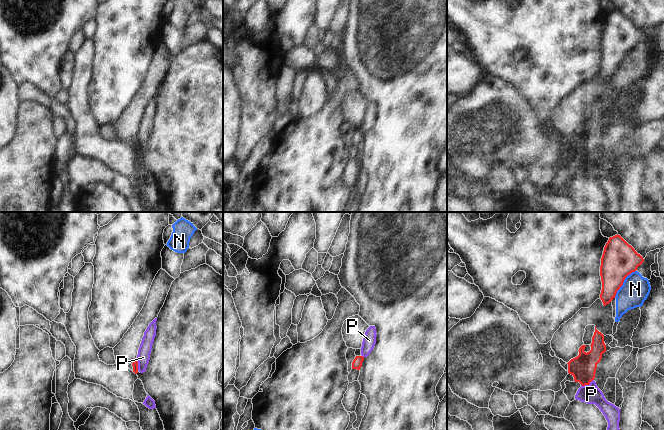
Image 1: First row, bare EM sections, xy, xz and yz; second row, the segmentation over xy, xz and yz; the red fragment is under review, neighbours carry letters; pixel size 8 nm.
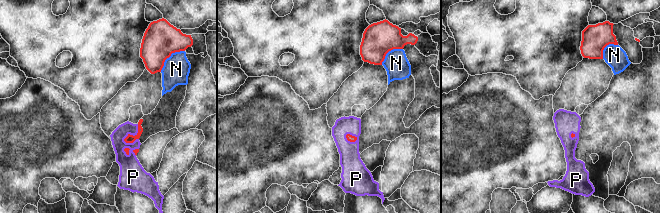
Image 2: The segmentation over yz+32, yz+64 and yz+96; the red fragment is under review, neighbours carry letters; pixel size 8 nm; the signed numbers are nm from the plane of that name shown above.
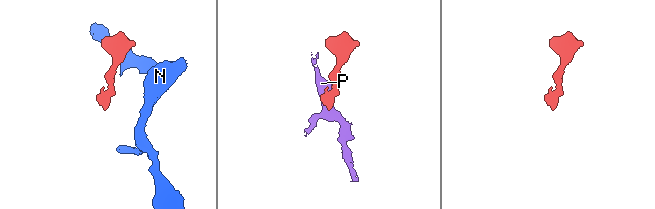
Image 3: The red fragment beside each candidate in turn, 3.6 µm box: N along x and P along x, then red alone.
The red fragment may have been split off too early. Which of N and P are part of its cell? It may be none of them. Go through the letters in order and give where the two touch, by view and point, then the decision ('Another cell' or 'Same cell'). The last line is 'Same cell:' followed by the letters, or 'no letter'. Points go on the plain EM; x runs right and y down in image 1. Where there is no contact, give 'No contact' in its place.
N: Touches red at yz (622, 59). Another cell
P: Touches red at yz (587, 160). Another cell
Same cell: no letter

